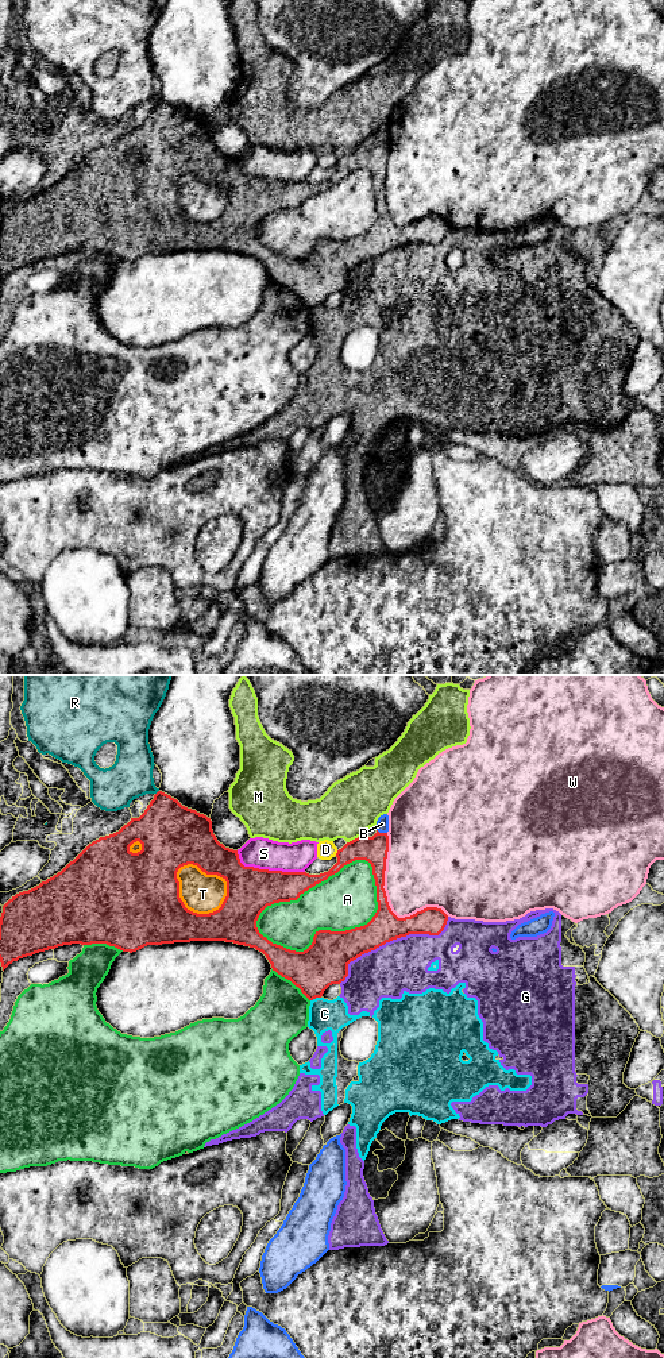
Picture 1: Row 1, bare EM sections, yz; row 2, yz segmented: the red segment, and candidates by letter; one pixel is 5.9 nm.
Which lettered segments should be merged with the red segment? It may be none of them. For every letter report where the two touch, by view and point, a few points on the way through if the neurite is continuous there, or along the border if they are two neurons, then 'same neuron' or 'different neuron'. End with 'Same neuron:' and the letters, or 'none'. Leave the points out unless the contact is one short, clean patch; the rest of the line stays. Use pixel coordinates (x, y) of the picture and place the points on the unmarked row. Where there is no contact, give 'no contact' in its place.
A: yz (309, 196) | different neuron
B: yz (381, 142) | different neuron
C: yz (315, 307) | along yz (320, 305), (311, 309) | different neuron
D: yz (336, 162) | different neuron
G: yz (392, 249) | different neuron
M: yz (355, 147) | different neuron
R: yz (157, 101) | along yz (158, 99), (155, 103) | different neuron
S: yz (267, 178) | different neuron
T: yz (184, 215) | different neuron
W: yz (386, 209) | different neuron
Same neuron: none

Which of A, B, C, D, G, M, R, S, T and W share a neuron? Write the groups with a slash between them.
A / B / C G / D / M / R / S / T / W

